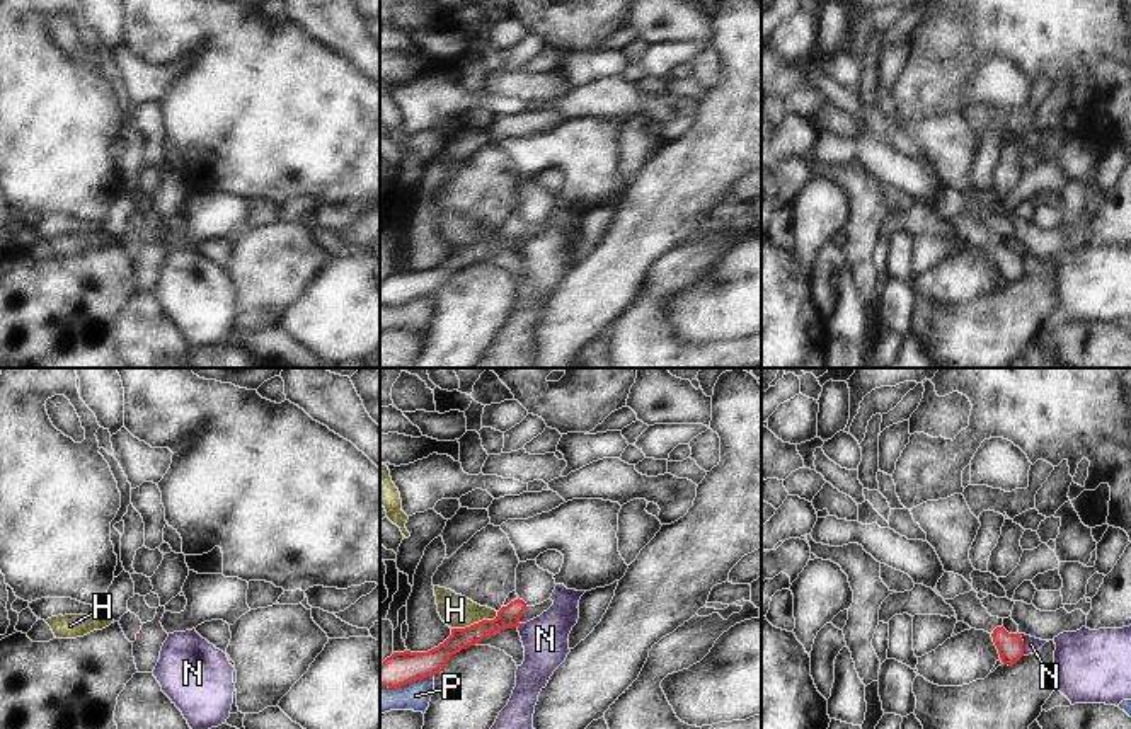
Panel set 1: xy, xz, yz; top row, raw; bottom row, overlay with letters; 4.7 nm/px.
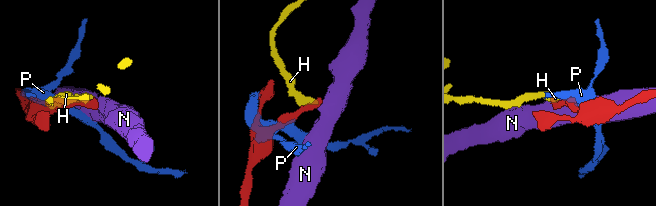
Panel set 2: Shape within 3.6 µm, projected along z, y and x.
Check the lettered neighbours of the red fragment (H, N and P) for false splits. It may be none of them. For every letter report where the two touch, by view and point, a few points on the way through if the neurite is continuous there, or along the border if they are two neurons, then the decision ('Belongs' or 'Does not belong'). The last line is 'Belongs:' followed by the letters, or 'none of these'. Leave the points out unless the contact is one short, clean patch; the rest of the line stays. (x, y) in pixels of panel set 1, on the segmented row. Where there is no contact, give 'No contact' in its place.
H: Touches red at xz (476, 624). Boundary: xz (498, 612), (493, 619), (452, 629). Does not belong
N: Touches red at yz (1022, 644). Boundary: yz (1019, 634), (1024, 654). Does not belong
P: Touches red at xz (406, 683). Does not belong
Belongs: none of these

